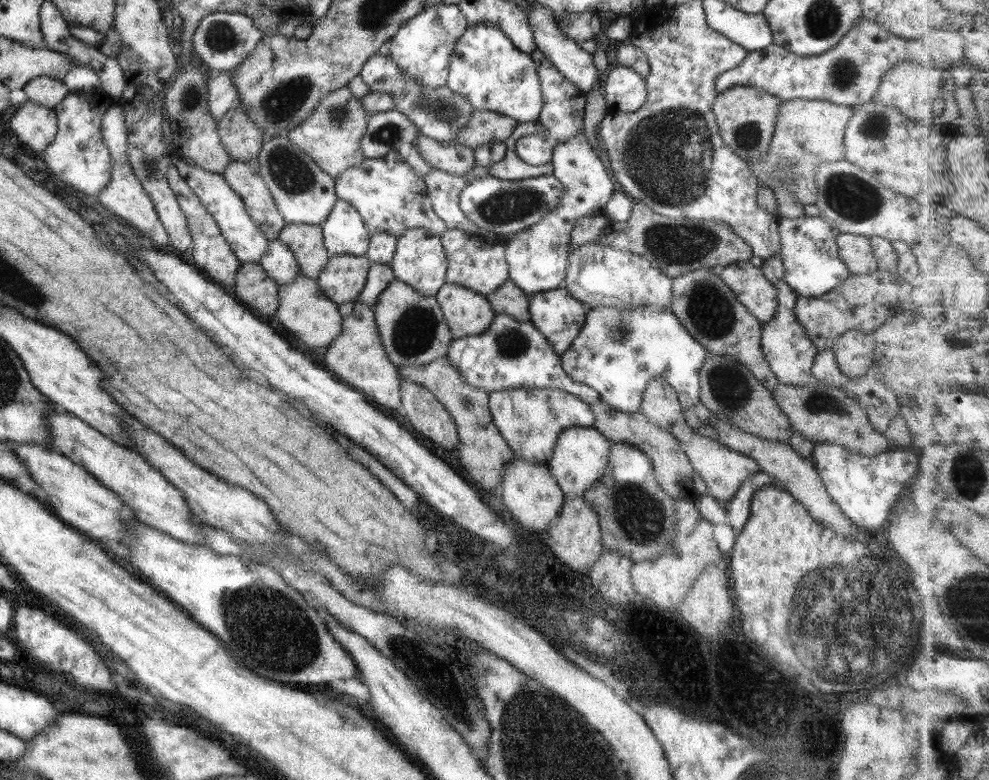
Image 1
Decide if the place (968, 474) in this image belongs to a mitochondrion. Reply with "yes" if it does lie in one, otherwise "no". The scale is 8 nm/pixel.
yes

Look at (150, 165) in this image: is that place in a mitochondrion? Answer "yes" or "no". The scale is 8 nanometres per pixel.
yes

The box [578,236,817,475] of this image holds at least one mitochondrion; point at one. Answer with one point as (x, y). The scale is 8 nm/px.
(710, 310)

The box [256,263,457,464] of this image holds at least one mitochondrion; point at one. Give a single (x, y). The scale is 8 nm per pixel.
(415, 331)

